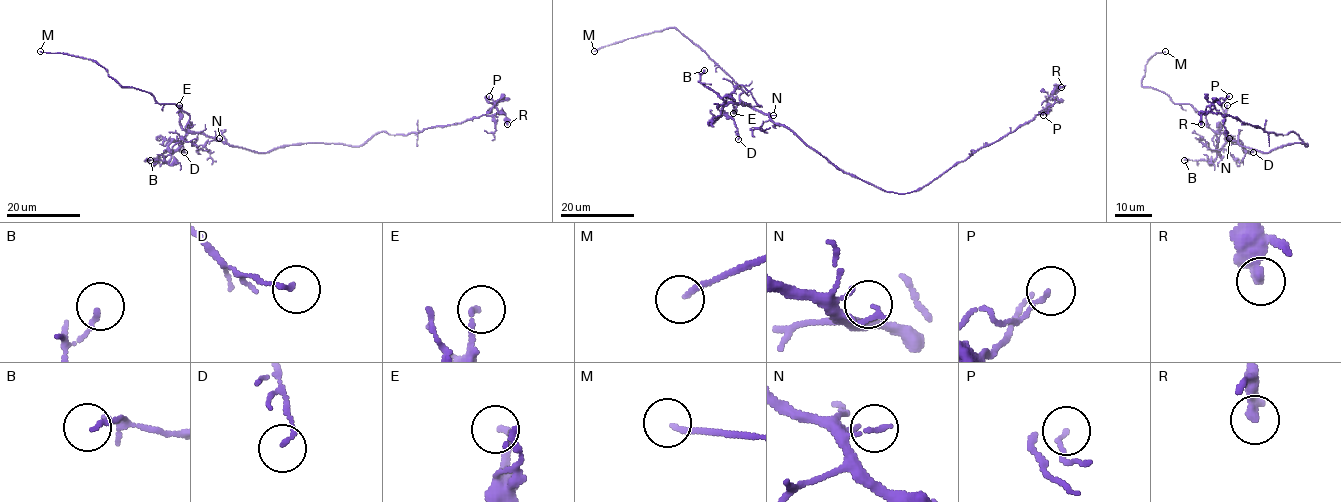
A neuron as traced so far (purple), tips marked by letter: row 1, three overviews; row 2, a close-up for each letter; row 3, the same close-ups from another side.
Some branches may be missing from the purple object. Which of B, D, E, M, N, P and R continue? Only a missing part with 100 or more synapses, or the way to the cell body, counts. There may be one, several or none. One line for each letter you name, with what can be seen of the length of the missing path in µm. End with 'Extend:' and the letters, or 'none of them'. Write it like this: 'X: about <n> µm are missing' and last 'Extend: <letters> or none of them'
M: about 15 µm are missing
Extend: M

